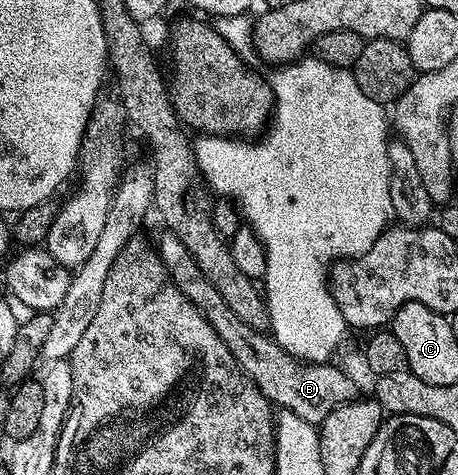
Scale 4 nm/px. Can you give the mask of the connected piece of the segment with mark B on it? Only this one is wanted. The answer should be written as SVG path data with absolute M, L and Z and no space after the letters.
M169 230L163 233L156 250L166 266L167 273L173 273L174 283L190 297L198 311L206 315L214 331L222 337L224 344L232 352L235 362L241 366L243 373L271 404L275 407L282 406L278 408L319 427L328 416L328 412L359 397L360 390L357 384L340 367L325 362L301 362L300 359L293 358L279 342L274 341L273 337L252 330L248 324L242 323L229 310L228 304L221 299L220 292L206 277L203 277L199 269L191 268L175 272L176 262L191 263L192 255L177 234Z

